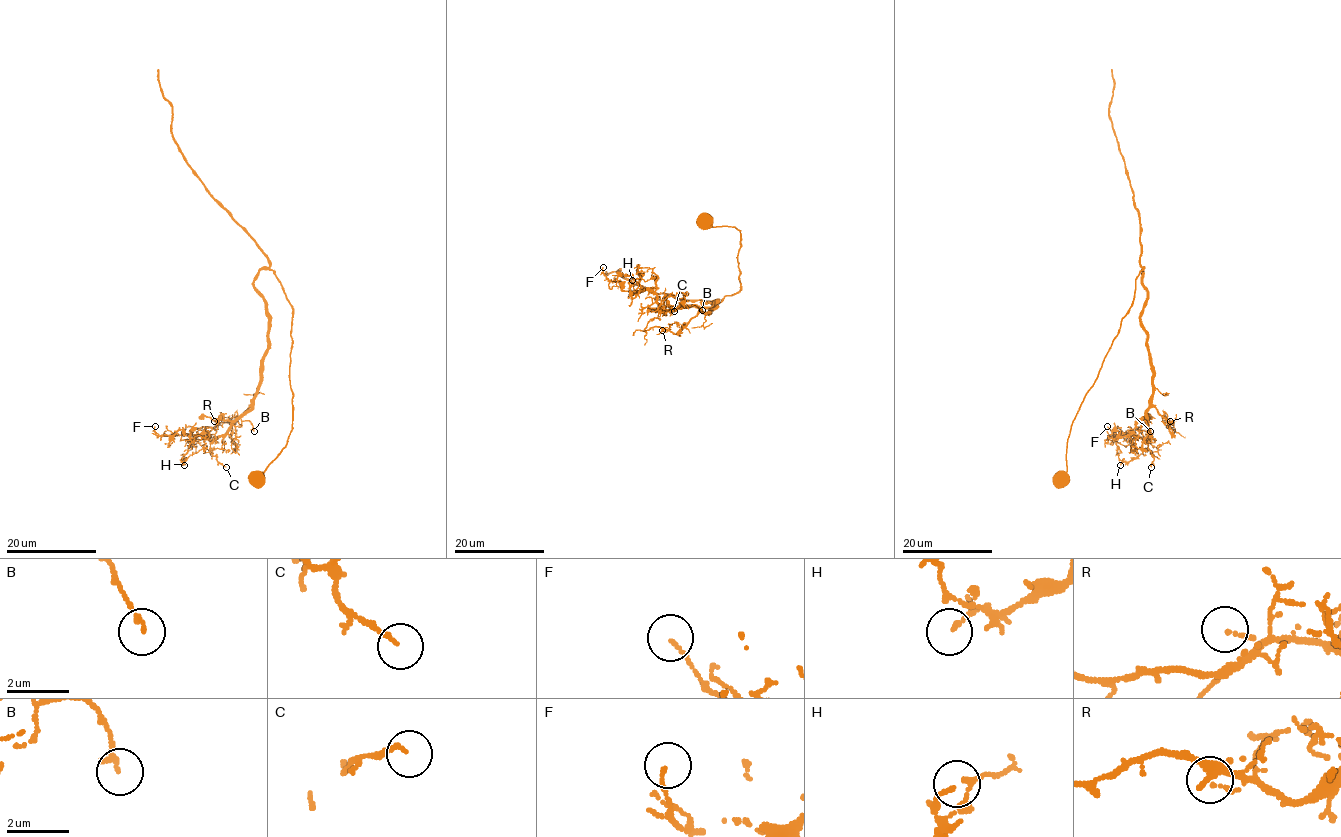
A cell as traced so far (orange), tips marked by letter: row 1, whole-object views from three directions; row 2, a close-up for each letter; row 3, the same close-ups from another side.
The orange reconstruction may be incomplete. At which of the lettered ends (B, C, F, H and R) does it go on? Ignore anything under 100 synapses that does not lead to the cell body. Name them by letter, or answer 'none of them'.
none of them

